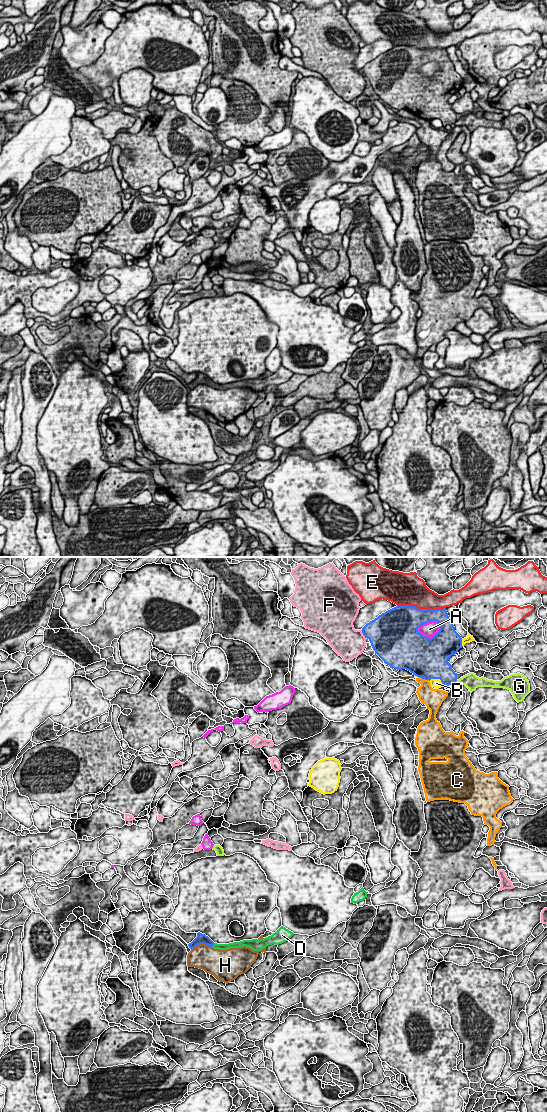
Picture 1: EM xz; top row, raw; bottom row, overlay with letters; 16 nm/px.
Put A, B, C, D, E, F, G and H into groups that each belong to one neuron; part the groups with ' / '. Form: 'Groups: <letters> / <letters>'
Groups: A / B / C F / D / E / G / H

